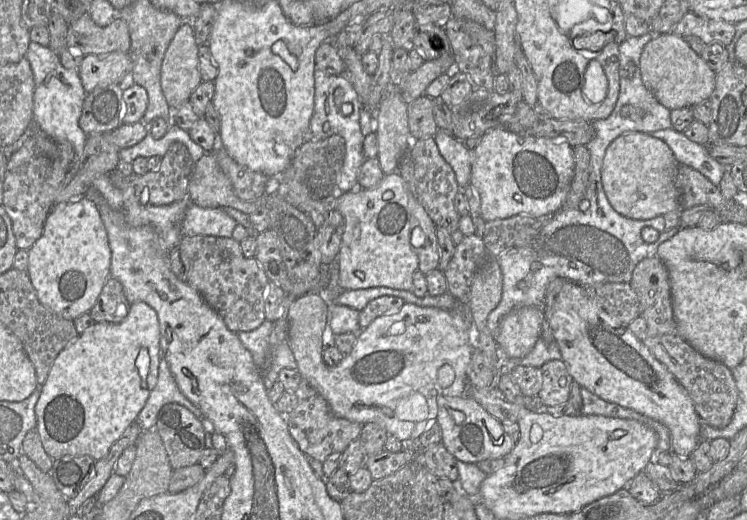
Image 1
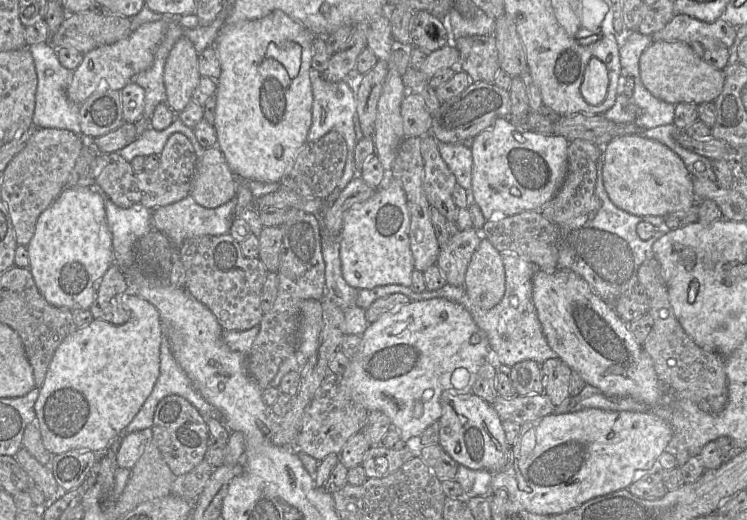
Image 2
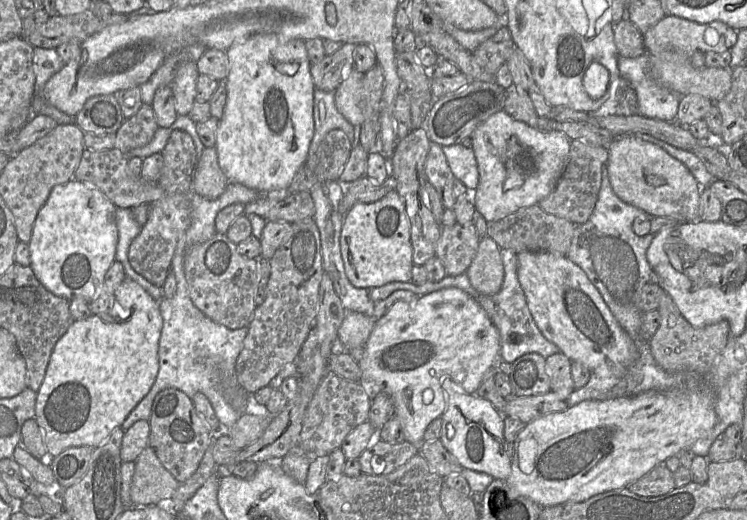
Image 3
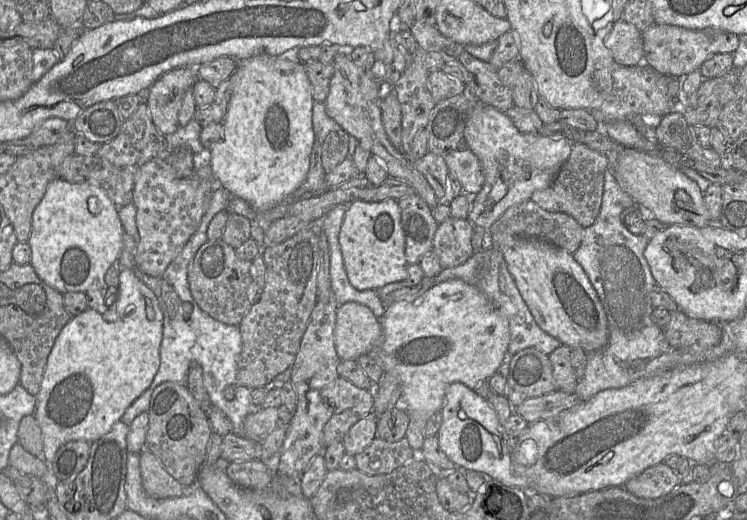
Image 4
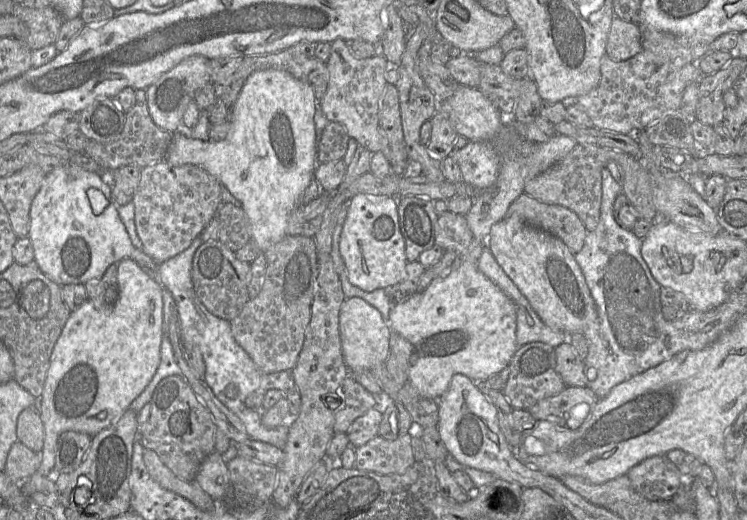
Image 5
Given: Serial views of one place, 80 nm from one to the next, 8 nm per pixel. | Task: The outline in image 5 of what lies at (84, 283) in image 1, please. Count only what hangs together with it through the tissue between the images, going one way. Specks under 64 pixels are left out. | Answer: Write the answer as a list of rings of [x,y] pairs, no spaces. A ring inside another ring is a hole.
[[[58,166],[46,174],[31,204],[28,237],[39,268],[59,285],[84,284],[91,279],[100,279],[111,264],[118,264],[125,258],[158,271],[159,264],[132,244],[119,216],[118,205],[112,199],[111,187],[99,173],[79,167]],[[90,188],[98,189],[107,198],[107,205],[99,215],[95,215],[90,206],[87,197]]]

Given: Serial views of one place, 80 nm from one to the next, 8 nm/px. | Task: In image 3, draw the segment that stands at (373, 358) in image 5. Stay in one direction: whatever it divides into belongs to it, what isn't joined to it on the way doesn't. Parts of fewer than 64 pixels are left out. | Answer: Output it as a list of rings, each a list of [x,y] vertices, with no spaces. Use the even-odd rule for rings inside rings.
[[[345,311],[345,317],[338,330],[338,343],[342,349],[364,347],[376,320],[378,319],[360,312]]]

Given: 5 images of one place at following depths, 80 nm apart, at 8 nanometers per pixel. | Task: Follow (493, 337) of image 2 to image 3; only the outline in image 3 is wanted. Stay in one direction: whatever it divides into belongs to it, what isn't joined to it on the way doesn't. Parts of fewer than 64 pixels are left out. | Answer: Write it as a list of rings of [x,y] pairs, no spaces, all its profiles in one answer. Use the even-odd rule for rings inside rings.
[[[500,249],[500,257],[504,268],[504,278],[500,291],[494,295],[483,295],[476,291],[465,272],[458,276],[445,276],[439,282],[426,281],[420,286],[416,286],[411,282],[390,282],[370,289],[369,297],[371,301],[377,302],[386,299],[392,292],[397,290],[412,291],[415,295],[421,297],[445,288],[458,288],[466,292],[485,310],[489,319],[497,328],[500,337],[499,356],[503,361],[511,364],[525,354],[537,353],[543,358],[547,358],[559,352],[558,347],[542,335],[529,311],[525,294],[517,277],[517,254],[512,250]]]

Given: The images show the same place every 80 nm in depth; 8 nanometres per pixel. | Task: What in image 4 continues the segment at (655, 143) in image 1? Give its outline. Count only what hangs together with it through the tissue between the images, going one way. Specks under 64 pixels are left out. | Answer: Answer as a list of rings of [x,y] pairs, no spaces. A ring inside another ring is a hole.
[[[623,147],[616,162],[614,177],[621,189],[637,205],[665,225],[700,228],[711,223],[703,193],[697,184],[660,156],[631,147]]]

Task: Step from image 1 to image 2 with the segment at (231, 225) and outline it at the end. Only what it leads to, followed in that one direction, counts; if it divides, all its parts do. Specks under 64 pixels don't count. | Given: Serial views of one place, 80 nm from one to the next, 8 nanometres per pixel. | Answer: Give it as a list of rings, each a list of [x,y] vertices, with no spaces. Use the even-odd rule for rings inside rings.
[[[189,194],[178,202],[154,210],[152,224],[154,229],[163,232],[168,237],[174,250],[180,250],[183,242],[189,238],[205,235],[230,234],[236,203],[237,198],[235,196],[232,200],[221,206],[207,208],[198,204]]]

